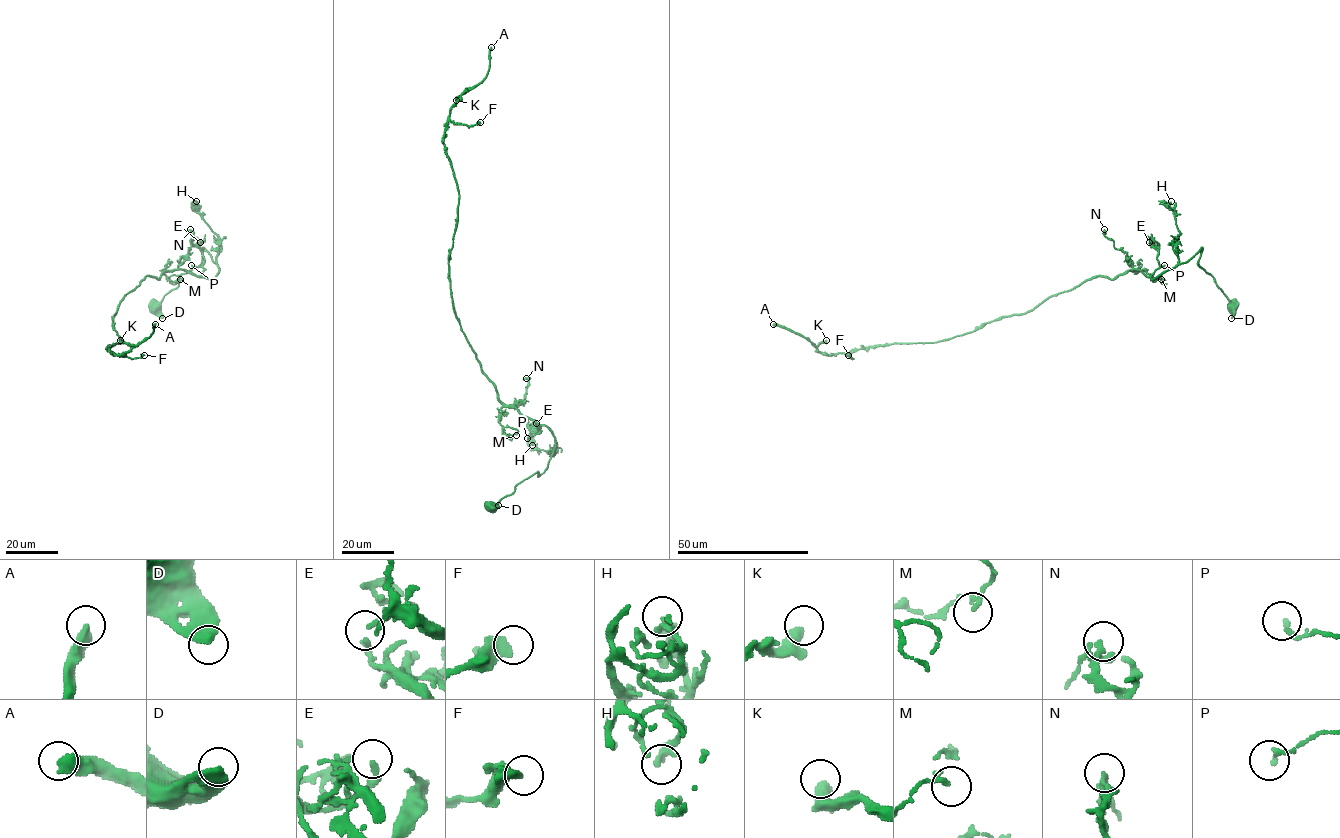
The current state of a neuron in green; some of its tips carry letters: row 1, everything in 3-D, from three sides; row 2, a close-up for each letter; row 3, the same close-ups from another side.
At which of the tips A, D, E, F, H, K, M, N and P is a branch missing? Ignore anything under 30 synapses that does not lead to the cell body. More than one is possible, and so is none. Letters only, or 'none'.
A

